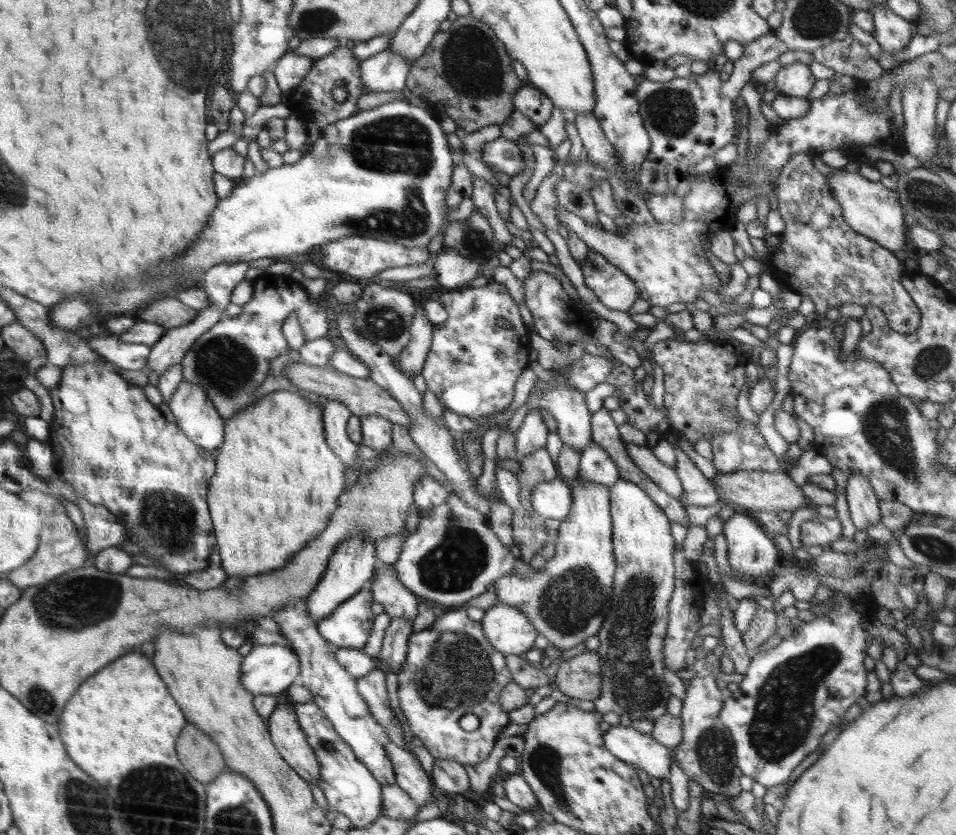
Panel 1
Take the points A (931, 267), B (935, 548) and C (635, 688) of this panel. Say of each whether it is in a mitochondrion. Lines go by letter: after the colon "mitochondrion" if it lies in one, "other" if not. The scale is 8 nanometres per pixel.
A: other
B: mitochondrion
C: mitochondrion

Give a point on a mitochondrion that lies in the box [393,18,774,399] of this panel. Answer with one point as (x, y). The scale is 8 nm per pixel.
(472, 66)

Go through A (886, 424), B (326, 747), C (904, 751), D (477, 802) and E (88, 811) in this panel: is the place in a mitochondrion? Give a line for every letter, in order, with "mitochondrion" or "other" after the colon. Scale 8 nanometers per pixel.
A: mitochondrion
B: mitochondrion
C: other
D: other
E: mitochondrion

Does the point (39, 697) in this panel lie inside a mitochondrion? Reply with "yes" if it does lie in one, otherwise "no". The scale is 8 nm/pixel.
yes

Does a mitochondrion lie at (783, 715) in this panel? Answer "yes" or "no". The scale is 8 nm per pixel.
yes

